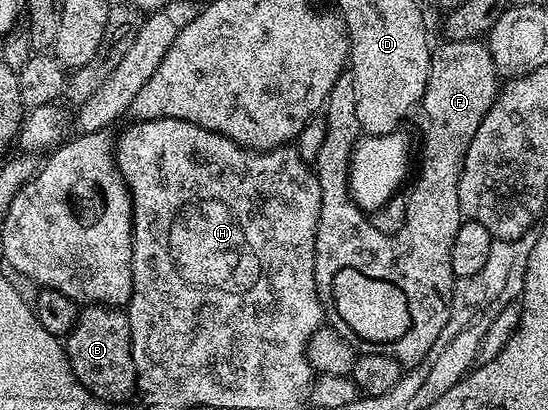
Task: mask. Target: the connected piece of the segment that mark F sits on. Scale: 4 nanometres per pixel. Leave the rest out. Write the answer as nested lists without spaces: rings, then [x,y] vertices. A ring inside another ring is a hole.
[[[445,40],[441,49],[432,55],[432,66],[428,82],[424,88],[422,109],[428,116],[428,138],[424,141],[424,166],[420,178],[408,197],[408,214],[404,226],[396,237],[383,233],[376,225],[368,222],[369,214],[360,209],[352,200],[348,190],[348,168],[352,162],[352,152],[362,136],[356,110],[356,92],[351,76],[341,75],[330,91],[326,102],[327,131],[322,147],[314,160],[314,172],[318,187],[322,190],[320,222],[316,232],[316,290],[324,305],[324,316],[330,328],[342,339],[351,343],[361,354],[381,353],[394,359],[402,367],[415,367],[434,347],[434,339],[446,327],[452,306],[452,286],[454,278],[450,267],[450,247],[454,247],[454,235],[462,220],[458,203],[458,179],[466,159],[466,151],[482,127],[482,119],[496,102],[496,95],[502,88],[496,64],[483,40]]]

